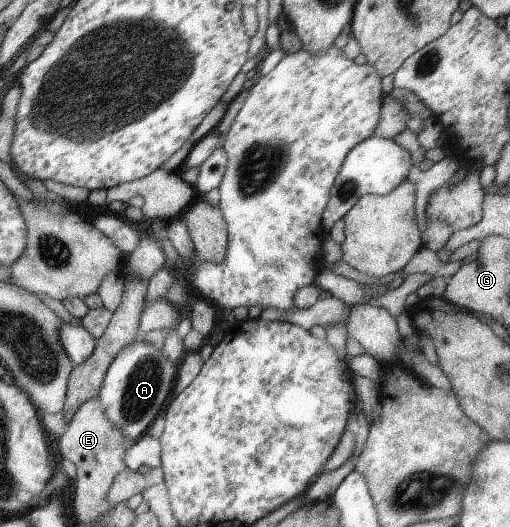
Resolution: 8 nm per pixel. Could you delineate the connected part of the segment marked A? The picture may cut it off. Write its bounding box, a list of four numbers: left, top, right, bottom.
[101,338,176,440]

